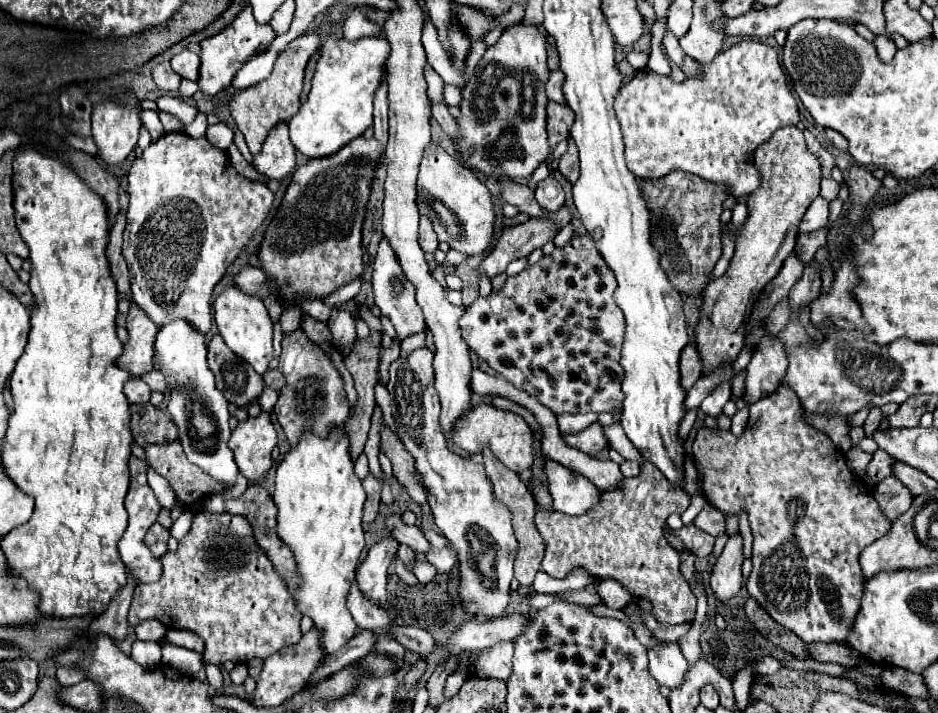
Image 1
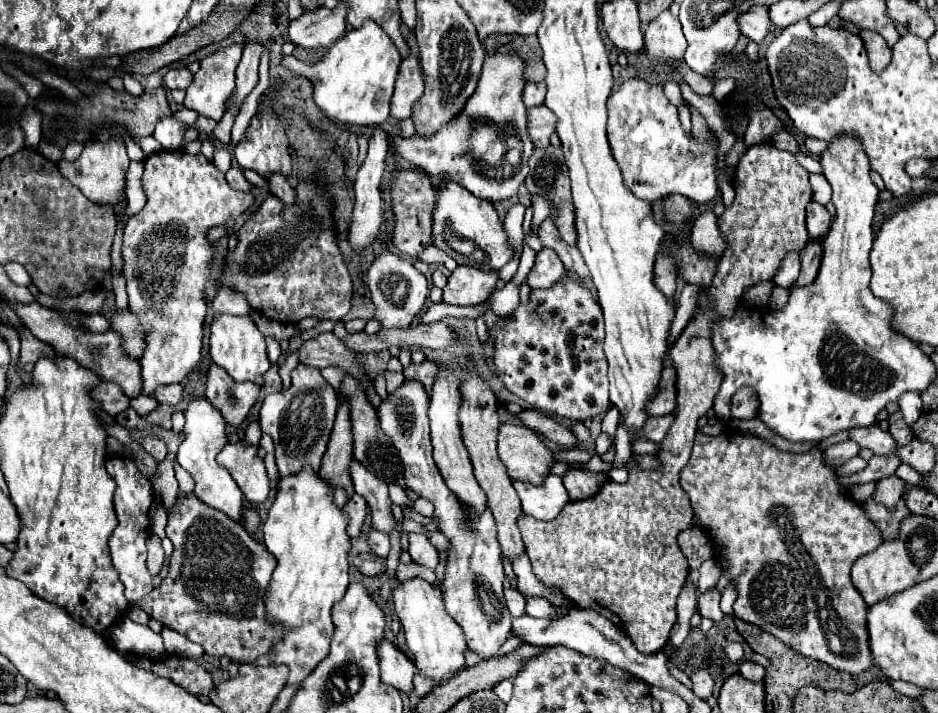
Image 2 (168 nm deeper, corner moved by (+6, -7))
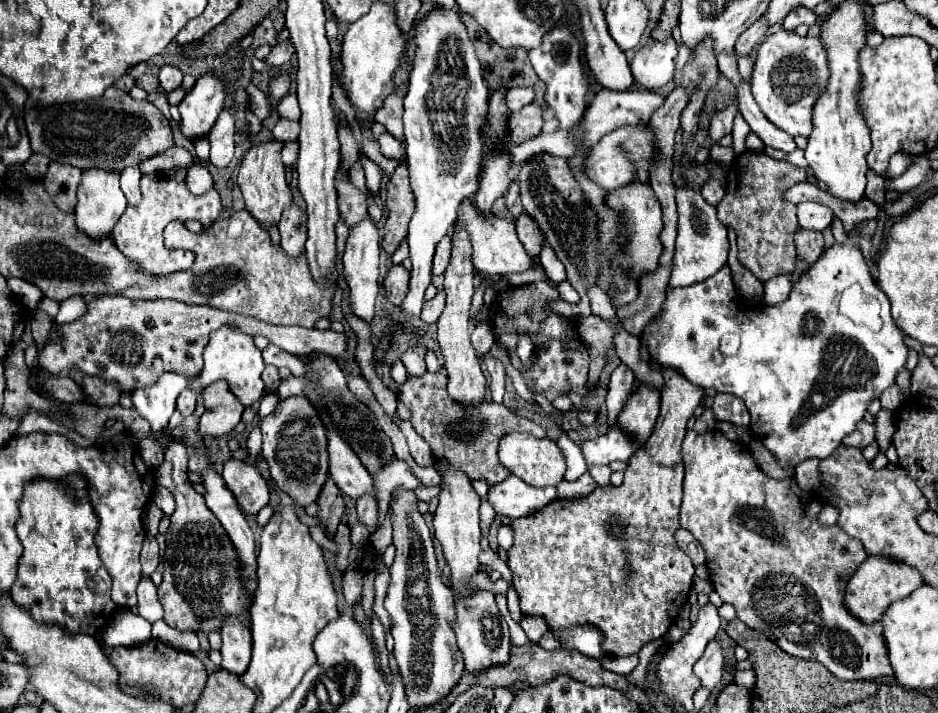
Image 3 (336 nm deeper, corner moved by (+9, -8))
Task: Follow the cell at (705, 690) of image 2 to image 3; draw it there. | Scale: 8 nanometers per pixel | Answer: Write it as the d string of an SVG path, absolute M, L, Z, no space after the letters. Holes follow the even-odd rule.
M713 638L713 640L707 644L701 660L699 660L699 662L695 664L695 668L693 668L693 672L701 678L701 684L703 684L705 688L711 690L711 688L715 688L717 682L721 680L723 660L725 660L725 658L723 658L723 650L721 650L721 646L719 646L719 640Z

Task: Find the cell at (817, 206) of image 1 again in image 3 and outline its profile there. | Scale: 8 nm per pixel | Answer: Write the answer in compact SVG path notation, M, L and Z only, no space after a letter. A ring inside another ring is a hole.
M801 202L797 204L799 226L809 230L825 230L833 222L833 212L819 202Z

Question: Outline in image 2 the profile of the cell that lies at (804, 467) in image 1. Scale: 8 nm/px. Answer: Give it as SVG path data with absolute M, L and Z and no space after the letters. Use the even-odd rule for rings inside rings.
M698 431L692 457L680 471L680 485L714 543L714 559L732 573L738 589L736 617L762 627L798 653L828 663L838 671L858 675L872 667L868 633L864 631L868 605L852 585L850 567L860 555L878 549L884 537L860 503L840 489L834 467L824 463L818 449L798 455L780 451L752 433L724 431L712 437Z

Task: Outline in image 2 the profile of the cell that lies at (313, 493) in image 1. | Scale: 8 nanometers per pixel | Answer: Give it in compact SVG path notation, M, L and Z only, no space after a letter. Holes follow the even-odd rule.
M306 465L298 473L280 477L262 531L268 551L278 561L268 585L266 619L286 627L284 639L276 643L272 651L276 665L284 663L290 667L288 683L300 683L328 657L330 635L334 633L330 609L334 601L344 597L350 583L348 553L352 543L346 531L348 523L348 513L334 503L332 485L326 483L320 473L314 473L312 467Z

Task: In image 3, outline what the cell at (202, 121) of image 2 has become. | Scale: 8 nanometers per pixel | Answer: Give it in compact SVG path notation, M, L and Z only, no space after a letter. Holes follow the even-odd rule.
M203 136L203 138L198 138L193 142L195 146L196 156L201 161L208 161L210 153L210 144L208 136Z

